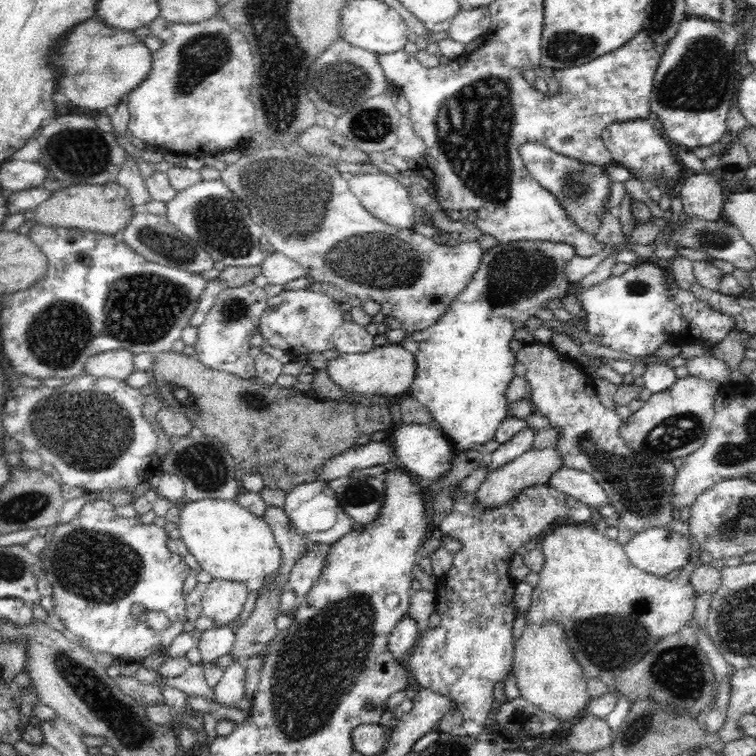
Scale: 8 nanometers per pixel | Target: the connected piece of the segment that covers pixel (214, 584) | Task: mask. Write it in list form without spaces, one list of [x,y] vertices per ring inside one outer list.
[[[213,578],[207,584],[207,590],[204,592],[201,612],[213,620],[214,626],[226,626],[238,618],[249,592],[246,582]]]

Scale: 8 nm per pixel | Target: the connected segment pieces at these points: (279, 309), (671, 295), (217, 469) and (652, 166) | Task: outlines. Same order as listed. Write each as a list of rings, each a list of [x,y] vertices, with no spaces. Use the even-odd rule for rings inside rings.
[[[309,288],[283,292],[268,298],[258,332],[262,334],[264,344],[282,349],[295,357],[307,357],[309,353],[324,353],[327,350],[336,350],[342,354],[367,354],[372,351],[375,348],[375,336],[370,335],[365,326],[346,321],[340,305],[328,295]]]
[[[634,264],[634,268],[629,268],[624,274],[610,276],[602,284],[590,288],[570,284],[564,296],[568,294],[578,296],[580,306],[586,312],[588,332],[592,332],[596,344],[610,346],[616,352],[633,357],[650,357],[668,342],[679,347],[694,340],[706,345],[718,344],[736,326],[732,314],[722,313],[693,292],[683,290],[670,272],[656,264]]]
[[[193,427],[186,436],[173,439],[170,450],[161,459],[163,472],[171,472],[179,476],[185,484],[184,500],[196,502],[211,498],[212,500],[235,500],[241,492],[240,481],[235,477],[237,466],[234,457],[228,453],[226,447],[216,437],[205,435],[199,428]]]
[[[647,118],[624,119],[612,121],[601,132],[605,147],[610,151],[614,161],[622,163],[630,172],[630,178],[637,178],[646,183],[646,187],[656,185],[665,191],[666,185],[678,180],[682,170],[672,155],[670,146],[664,141],[662,134],[656,134],[656,130]]]

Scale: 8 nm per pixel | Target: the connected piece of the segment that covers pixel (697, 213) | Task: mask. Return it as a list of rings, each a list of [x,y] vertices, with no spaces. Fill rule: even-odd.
[[[695,172],[683,180],[680,197],[687,218],[702,218],[707,222],[723,218],[722,210],[727,192],[721,183],[722,180],[714,172]]]

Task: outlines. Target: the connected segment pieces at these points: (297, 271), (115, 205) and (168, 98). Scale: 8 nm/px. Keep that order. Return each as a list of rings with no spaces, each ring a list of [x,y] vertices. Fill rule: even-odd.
[[[268,252],[260,265],[262,266],[261,274],[272,285],[286,285],[301,276],[305,276],[303,266],[278,252]]]
[[[114,180],[103,185],[68,184],[67,187],[52,192],[50,200],[42,202],[35,211],[34,220],[45,226],[78,229],[86,233],[115,237],[131,224],[138,209],[132,202],[127,188]]]
[[[160,16],[148,25],[150,34],[148,36],[158,37],[162,40],[162,47],[153,52],[152,70],[148,78],[142,84],[136,86],[127,98],[127,108],[129,109],[128,129],[132,134],[142,140],[148,148],[171,153],[172,155],[185,153],[188,156],[204,156],[209,161],[217,152],[230,151],[240,142],[250,140],[250,137],[257,132],[257,122],[255,121],[255,103],[251,97],[251,84],[255,75],[255,60],[251,51],[251,44],[246,35],[236,30],[222,16],[212,18],[210,21],[200,22],[200,24],[183,24],[182,22],[170,22]]]

